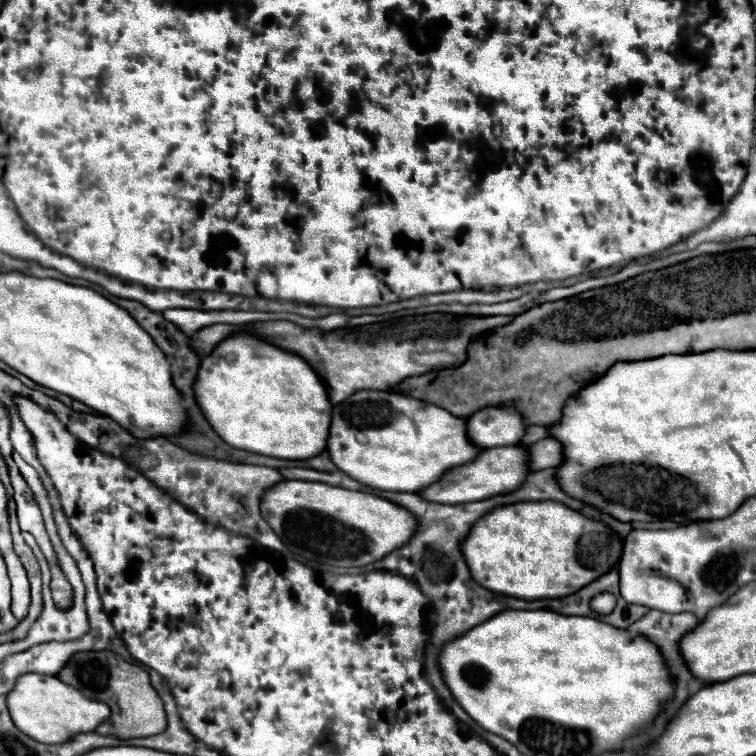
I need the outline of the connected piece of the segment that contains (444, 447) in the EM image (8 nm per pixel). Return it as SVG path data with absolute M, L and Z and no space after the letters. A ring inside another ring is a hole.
M360 390L352 394L346 402L334 406L328 452L332 462L344 474L370 488L390 492L418 492L440 480L446 470L464 466L466 462L478 458L482 448L470 442L466 432L466 418L458 418L436 404L398 394L394 390Z

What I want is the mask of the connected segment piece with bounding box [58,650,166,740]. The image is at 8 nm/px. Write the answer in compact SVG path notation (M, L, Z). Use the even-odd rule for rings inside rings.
M80 652L70 658L66 668L58 674L58 678L74 688L78 688L82 694L106 702L112 710L112 716L98 726L98 734L104 736L116 736L122 740L128 738L144 738L154 736L166 730L166 712L162 700L156 696L156 690L150 684L148 672L138 666L126 662L122 656L112 652ZM90 668L92 668L92 688L90 688Z

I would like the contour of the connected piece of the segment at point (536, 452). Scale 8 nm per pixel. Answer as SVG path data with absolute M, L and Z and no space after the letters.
M544 438L530 446L530 468L542 470L542 468L554 468L562 464L562 444L554 438Z

